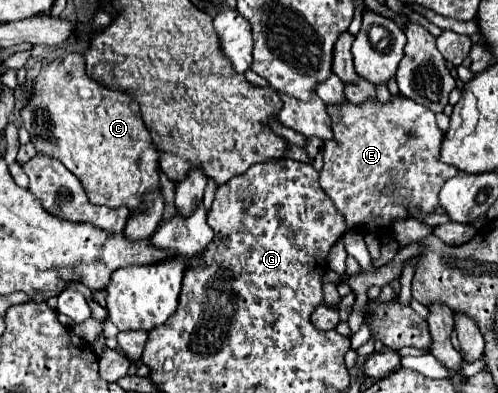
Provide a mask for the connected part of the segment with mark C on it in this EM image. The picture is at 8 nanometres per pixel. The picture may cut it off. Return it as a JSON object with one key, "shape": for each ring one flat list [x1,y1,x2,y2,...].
{"shape":[[66,53,44,65,20,111,24,127,38,153,60,159,82,181,92,203,128,205,134,211,124,229,126,239,146,239,154,233,166,209,162,187,158,187,158,151,140,117,138,101,126,91,106,89,86,75,84,67,82,53]]}

